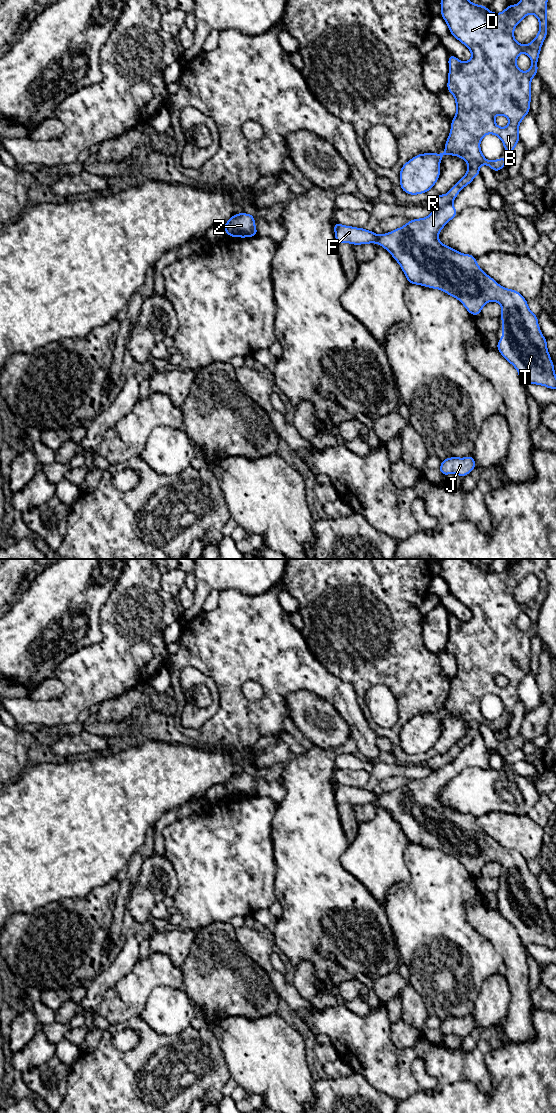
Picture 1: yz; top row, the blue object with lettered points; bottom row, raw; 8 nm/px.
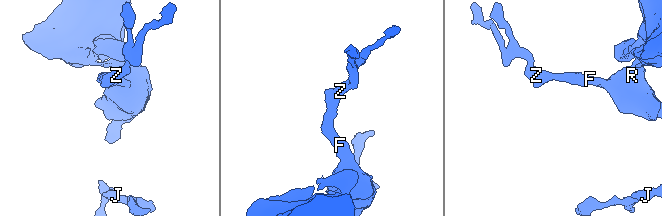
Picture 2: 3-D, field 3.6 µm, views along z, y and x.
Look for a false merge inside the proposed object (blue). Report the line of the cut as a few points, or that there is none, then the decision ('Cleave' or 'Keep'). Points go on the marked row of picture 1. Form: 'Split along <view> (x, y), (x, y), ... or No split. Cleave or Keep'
Split along yz (451, 202), (436, 208). Cleave

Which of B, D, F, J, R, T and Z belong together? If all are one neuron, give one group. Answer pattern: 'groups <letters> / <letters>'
groups B D / F J R T Z

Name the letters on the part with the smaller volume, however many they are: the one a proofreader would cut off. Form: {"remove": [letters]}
{"remove": ["B", "D"]}

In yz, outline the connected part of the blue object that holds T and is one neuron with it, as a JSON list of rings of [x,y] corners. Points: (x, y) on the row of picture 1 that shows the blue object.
[[[448,202],[441,208],[420,219],[411,219],[404,226],[389,233],[377,235],[365,228],[356,228],[334,222],[336,243],[350,243],[363,245],[378,243],[389,251],[404,272],[409,284],[439,289],[458,299],[473,316],[481,314],[485,304],[495,301],[501,305],[502,339],[497,342],[497,350],[512,364],[522,381],[530,384],[542,385],[556,389],[556,374],[554,364],[547,349],[547,339],[542,335],[538,325],[538,316],[531,312],[527,300],[516,290],[502,287],[487,275],[477,264],[471,254],[463,254],[443,245],[438,235],[444,226],[452,220],[458,211]]]

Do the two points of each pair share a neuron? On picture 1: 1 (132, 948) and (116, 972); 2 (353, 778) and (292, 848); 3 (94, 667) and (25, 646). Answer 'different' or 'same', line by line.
1: same
2: different
3: different

